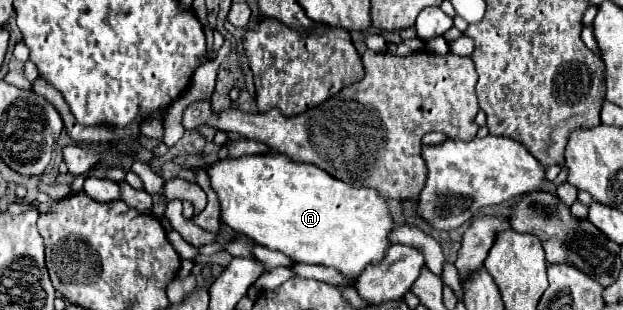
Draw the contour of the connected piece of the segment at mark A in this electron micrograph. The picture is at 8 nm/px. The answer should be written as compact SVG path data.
M268 152L268 154L256 154L256 156L240 156L240 158L224 158L224 160L218 160L214 164L210 164L208 168L204 166L206 174L210 176L210 186L212 190L216 192L218 200L220 200L220 220L230 226L236 234L242 234L242 236L248 236L250 240L254 240L256 244L268 248L268 250L278 250L286 256L290 256L292 260L296 262L304 262L304 264L324 264L324 266L332 266L336 268L338 272L342 272L346 278L356 278L364 266L380 260L380 256L384 256L384 252L388 250L390 242L388 242L388 234L392 232L394 224L392 224L392 218L388 214L388 206L386 206L386 200L376 192L376 190L370 190L370 188L350 188L350 184L344 184L342 180L334 180L334 176L328 176L322 168L316 168L314 164L304 164L304 162L294 162L290 160L286 154L280 154L280 152Z

